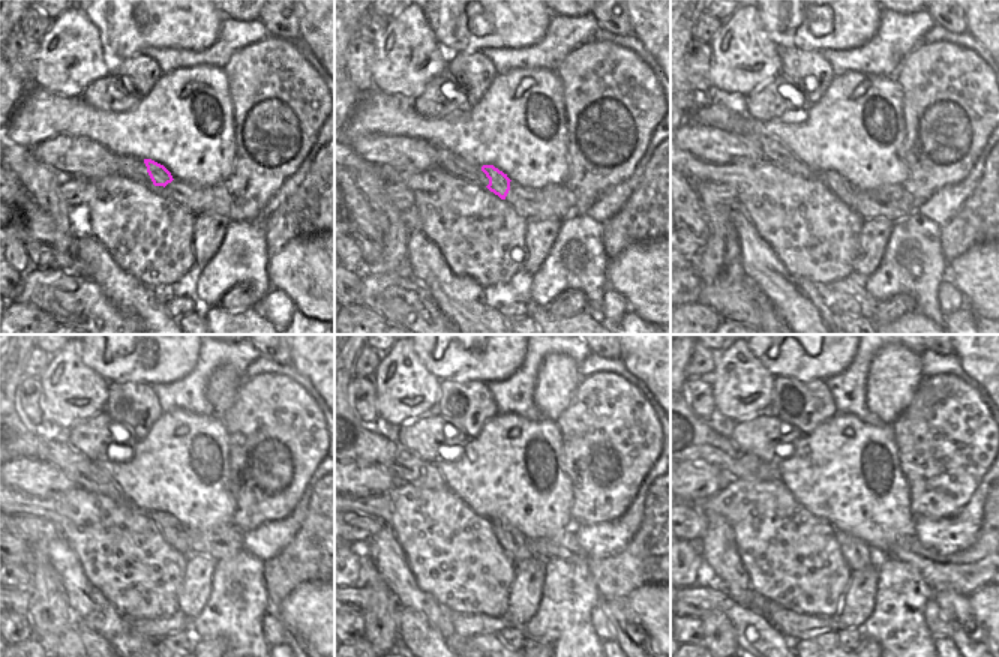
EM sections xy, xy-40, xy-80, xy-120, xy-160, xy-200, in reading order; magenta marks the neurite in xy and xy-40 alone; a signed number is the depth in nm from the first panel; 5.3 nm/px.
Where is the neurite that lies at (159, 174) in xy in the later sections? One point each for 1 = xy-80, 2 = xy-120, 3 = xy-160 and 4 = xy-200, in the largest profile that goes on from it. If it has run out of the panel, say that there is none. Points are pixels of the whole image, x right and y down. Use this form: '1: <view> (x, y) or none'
1: xy-80 (836, 183)
2: xy-120 (173, 533)
3: xy-160 (516, 548)
4: xy-200 (857, 554)

